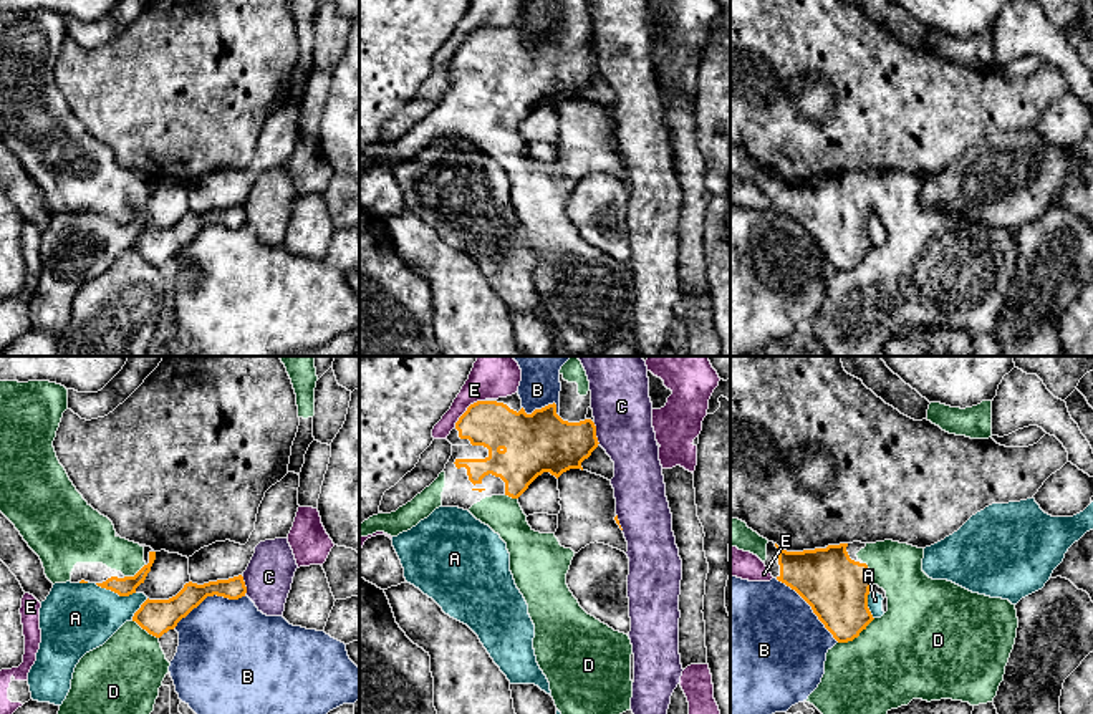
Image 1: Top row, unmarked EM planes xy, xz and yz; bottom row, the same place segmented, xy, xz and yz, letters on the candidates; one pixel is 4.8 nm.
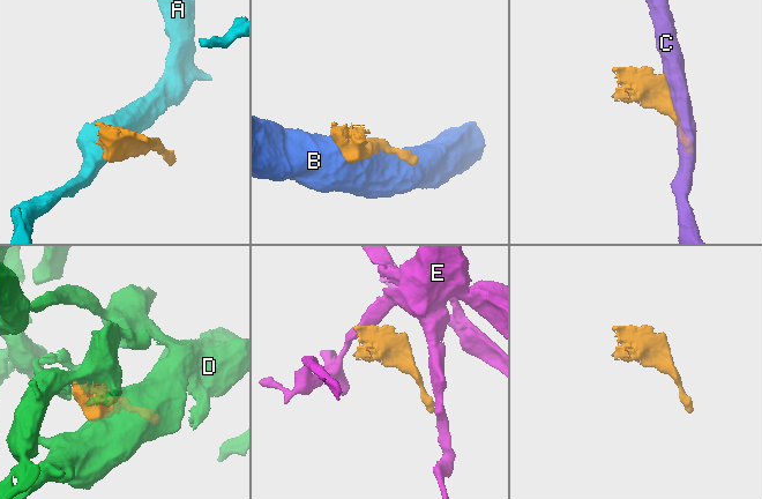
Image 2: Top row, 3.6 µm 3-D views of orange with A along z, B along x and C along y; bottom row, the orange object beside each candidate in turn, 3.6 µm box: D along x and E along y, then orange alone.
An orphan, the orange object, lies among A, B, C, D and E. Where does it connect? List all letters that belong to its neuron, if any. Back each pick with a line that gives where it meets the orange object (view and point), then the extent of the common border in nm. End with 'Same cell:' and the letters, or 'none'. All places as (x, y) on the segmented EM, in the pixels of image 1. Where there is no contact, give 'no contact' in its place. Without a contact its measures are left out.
D: yz (857, 636) | 220 nm
Same cell: D

